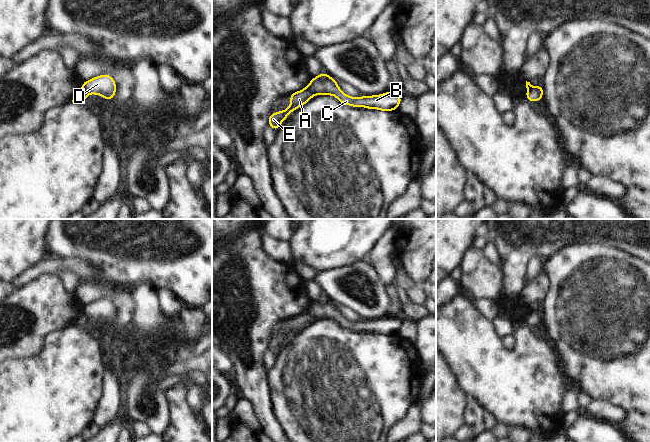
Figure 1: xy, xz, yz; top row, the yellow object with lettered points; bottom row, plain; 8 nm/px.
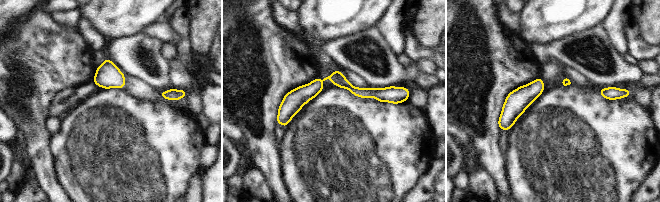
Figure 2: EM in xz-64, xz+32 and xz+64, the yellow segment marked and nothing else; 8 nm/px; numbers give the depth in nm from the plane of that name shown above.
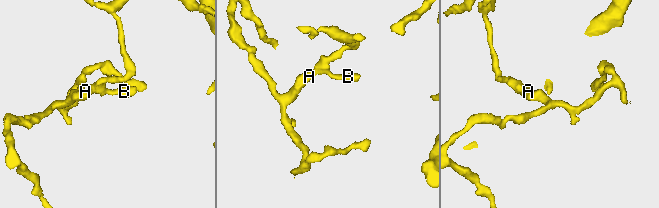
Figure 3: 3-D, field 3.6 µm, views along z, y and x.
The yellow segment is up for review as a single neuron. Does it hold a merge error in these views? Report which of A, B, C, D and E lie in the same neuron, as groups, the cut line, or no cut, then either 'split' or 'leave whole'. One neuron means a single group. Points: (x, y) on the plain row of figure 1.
A E / B C D; cut in xz along (306, 311), (314, 318); split

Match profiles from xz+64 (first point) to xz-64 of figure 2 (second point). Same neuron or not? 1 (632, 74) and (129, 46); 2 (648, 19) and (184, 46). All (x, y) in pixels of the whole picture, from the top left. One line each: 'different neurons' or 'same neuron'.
1: same neuron
2: different neurons

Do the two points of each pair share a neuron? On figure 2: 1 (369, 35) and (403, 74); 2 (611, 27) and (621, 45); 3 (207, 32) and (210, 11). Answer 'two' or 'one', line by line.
1: one
2: one
3: one

